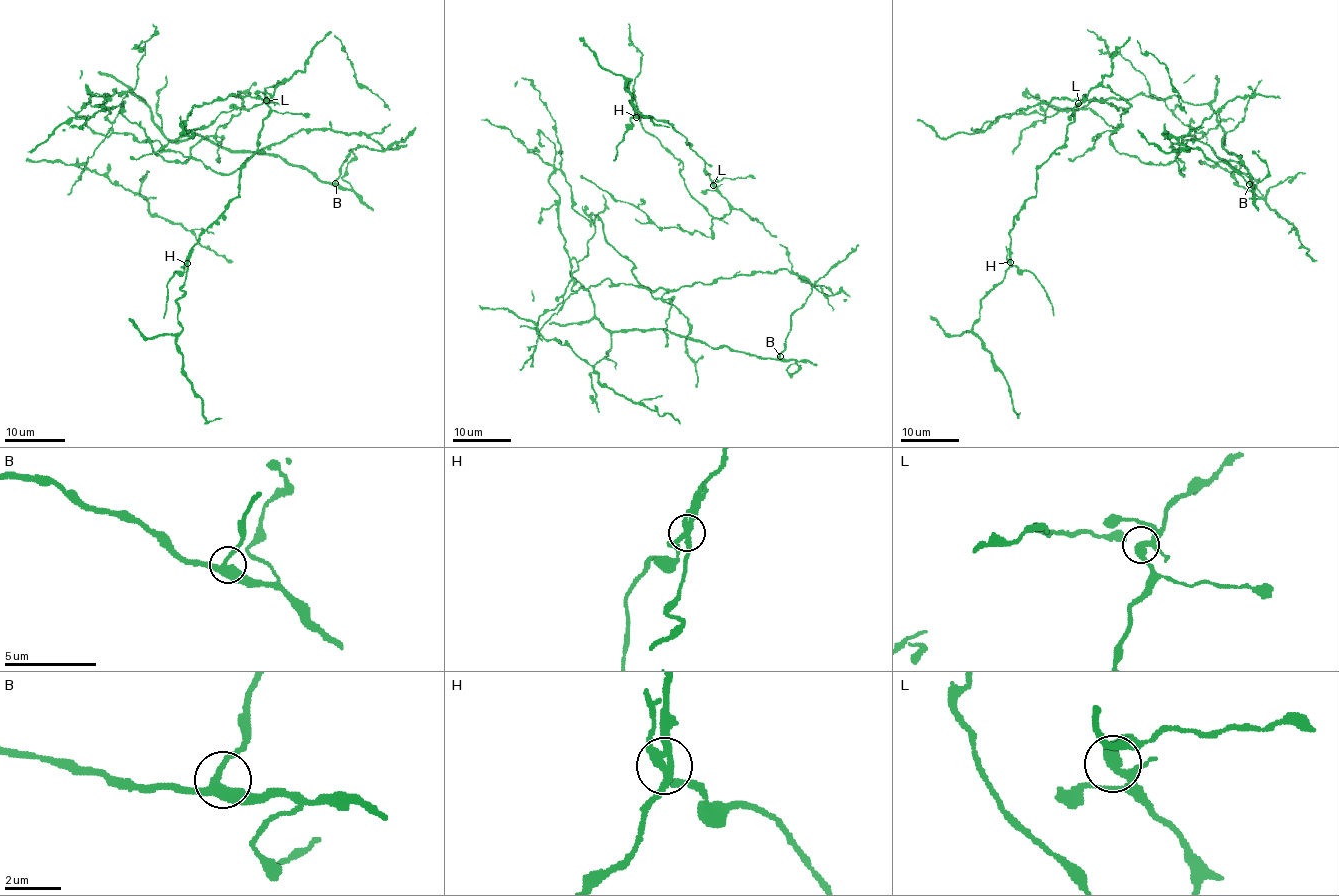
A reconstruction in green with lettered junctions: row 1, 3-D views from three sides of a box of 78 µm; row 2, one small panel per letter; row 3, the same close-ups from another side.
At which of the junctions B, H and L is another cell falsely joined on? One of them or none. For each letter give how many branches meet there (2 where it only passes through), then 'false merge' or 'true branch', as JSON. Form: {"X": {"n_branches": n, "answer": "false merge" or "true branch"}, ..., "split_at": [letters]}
{"B": {"n_branches": 3, "answer": "true branch"}, "H": {"n_branches": 3, "answer": "false merge"}, "L": {"n_branches": 3, "answer": "true branch"}, "split_at": ["H"]}

